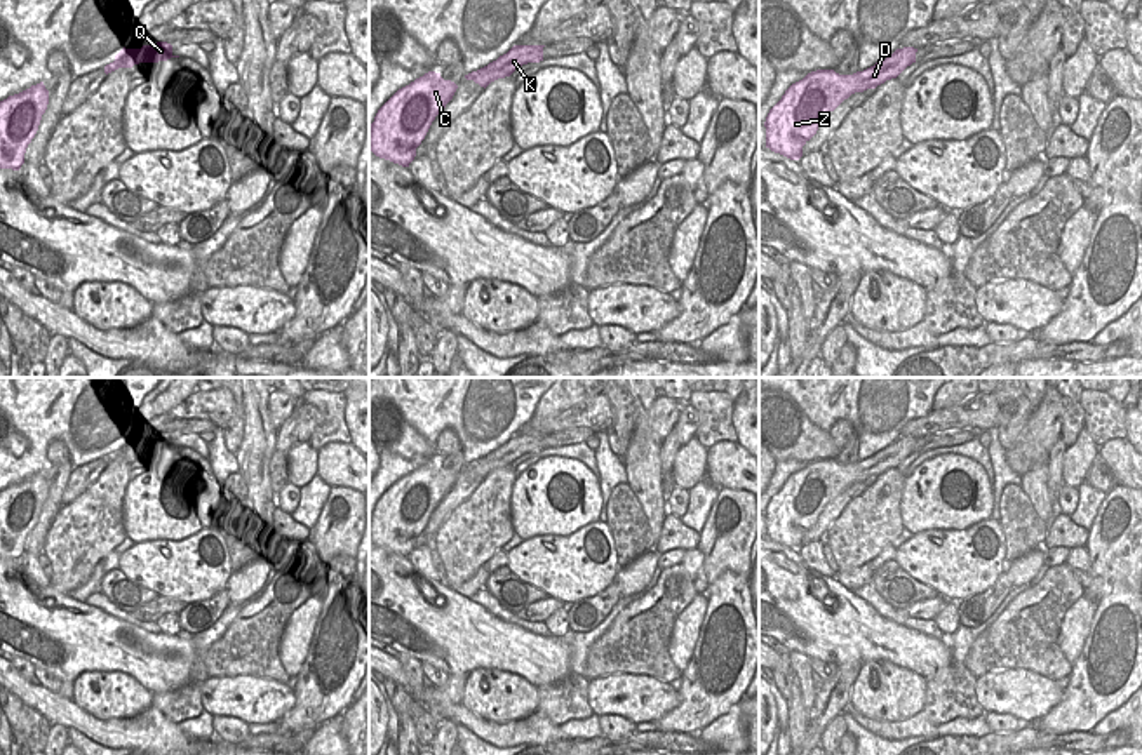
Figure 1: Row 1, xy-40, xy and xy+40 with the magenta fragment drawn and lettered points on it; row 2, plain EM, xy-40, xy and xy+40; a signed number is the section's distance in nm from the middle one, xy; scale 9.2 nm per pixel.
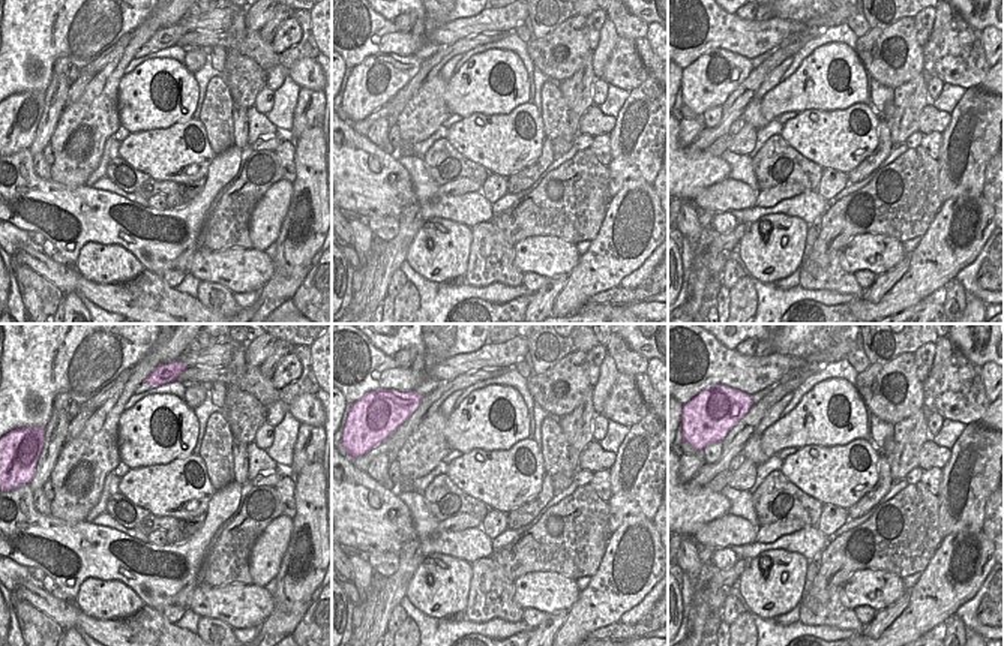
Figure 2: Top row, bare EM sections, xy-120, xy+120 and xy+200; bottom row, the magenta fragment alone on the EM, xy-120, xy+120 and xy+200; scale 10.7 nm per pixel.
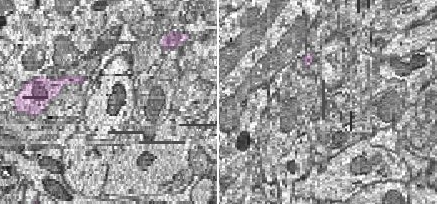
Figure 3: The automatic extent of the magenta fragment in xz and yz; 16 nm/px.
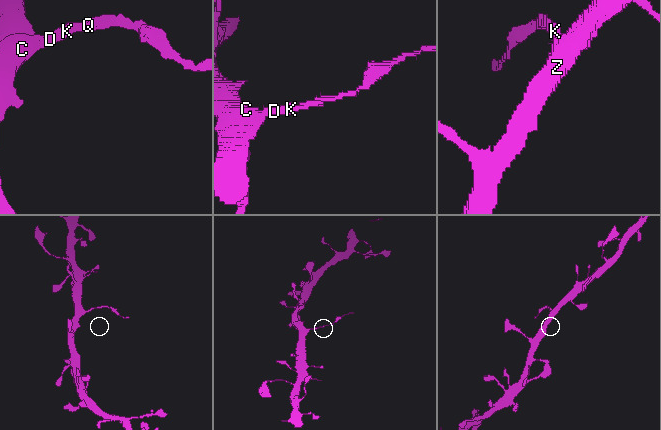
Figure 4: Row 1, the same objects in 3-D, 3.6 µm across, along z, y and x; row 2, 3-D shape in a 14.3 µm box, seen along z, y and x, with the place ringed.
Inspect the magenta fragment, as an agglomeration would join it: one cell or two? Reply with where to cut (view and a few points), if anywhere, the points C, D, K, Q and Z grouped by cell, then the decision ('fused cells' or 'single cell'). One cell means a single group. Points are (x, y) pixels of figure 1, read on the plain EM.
cut in xy+40 along (855, 463), (874, 477); C Z / D K Q; fused cells

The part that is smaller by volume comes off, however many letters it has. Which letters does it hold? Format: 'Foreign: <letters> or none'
Foreign: D, K, Q

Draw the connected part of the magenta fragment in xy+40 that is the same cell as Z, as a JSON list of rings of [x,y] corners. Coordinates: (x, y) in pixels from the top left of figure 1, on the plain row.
[[[816,459],[792,473],[769,499],[766,538],[790,550],[803,546],[803,536],[816,524],[822,510],[844,489],[869,477],[865,466],[839,464],[834,459]]]

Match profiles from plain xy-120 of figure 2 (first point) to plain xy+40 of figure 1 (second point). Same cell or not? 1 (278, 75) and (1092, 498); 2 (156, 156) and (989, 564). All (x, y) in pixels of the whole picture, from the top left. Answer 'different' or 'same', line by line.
1: different
2: same

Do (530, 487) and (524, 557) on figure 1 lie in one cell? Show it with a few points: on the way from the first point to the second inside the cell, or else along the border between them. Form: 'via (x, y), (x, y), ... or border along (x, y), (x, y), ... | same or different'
border along (566, 534), (535, 534), (523, 541) | different

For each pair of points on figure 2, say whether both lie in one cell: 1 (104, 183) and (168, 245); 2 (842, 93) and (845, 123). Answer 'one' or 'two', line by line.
1: two
2: two

